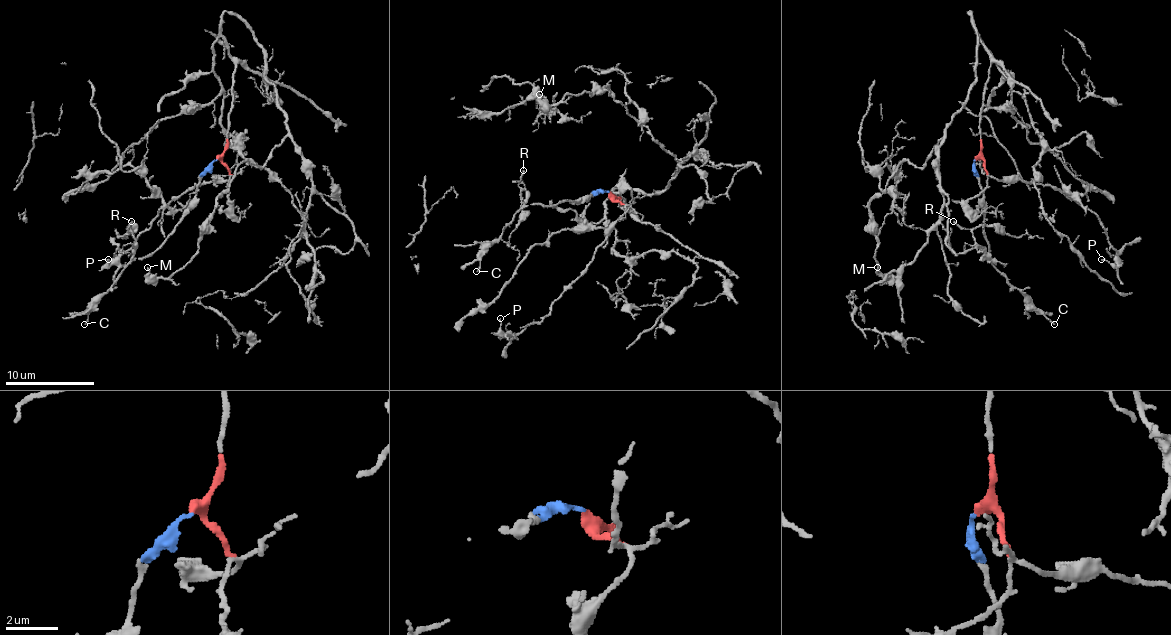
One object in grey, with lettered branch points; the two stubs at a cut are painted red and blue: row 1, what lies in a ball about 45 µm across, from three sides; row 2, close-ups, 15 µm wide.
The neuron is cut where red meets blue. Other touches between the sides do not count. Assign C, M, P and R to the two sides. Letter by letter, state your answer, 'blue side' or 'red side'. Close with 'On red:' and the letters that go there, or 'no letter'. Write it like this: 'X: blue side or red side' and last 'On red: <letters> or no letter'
C: blue side
M: red side
P: red side
R: blue side
On red: M, P

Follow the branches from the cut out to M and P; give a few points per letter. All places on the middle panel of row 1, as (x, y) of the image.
M: (610, 192), (626, 208), (612, 190), (659, 192), (680, 163), (608, 87), (565, 94), (552, 105), (539, 94)
P: (610, 192), (612, 201), (624, 206), (624, 215), (588, 268), (521, 333), (503, 331), (501, 318)

